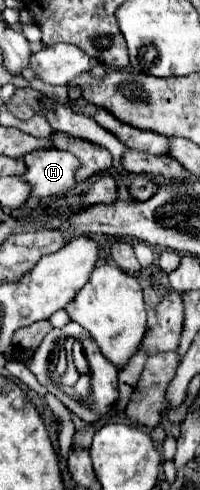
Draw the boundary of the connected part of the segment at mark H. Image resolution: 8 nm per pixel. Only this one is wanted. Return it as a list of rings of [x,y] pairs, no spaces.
[[[44,148],[20,156],[20,162],[26,164],[26,172],[20,174],[20,178],[28,180],[28,186],[32,188],[30,196],[66,196],[76,186],[74,172],[80,162],[66,150]]]

